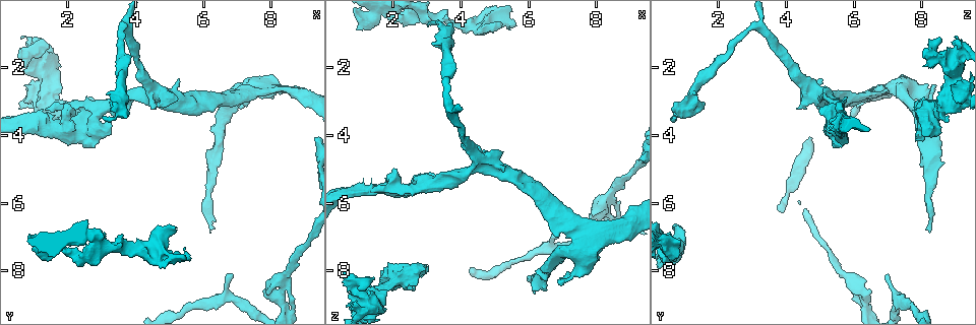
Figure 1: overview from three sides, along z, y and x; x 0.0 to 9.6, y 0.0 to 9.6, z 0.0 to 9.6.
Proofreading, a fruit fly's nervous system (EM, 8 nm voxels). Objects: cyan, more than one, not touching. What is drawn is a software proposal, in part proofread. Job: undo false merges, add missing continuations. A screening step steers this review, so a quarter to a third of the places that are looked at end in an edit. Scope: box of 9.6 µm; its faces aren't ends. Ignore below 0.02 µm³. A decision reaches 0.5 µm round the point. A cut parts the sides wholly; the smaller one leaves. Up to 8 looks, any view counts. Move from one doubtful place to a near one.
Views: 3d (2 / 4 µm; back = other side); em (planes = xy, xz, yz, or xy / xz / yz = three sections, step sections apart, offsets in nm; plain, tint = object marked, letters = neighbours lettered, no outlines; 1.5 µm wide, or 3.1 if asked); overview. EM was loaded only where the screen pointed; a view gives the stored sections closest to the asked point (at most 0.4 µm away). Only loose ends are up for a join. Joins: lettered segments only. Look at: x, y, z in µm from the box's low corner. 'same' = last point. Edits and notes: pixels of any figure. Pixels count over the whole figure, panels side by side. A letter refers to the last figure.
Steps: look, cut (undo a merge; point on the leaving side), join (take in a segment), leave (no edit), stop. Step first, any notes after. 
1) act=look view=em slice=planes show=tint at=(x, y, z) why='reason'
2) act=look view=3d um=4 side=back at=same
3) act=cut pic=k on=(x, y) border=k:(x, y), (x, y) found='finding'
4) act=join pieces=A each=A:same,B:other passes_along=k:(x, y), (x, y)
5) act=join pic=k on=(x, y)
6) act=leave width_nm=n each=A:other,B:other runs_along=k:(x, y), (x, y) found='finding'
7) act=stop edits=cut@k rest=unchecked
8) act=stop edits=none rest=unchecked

act=look view=em slice=planes show=letters at=(5.15, 3.00, 5.00) why='arms part here'

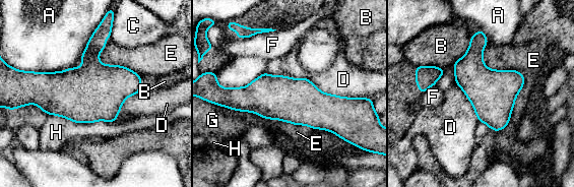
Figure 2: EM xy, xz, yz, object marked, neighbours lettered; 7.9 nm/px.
act=leave width_nm=360 each=A:other,B:other,C:other,D:other,E:other,F:other,G:other,H:other border=2:(265, 71), (360, 98) found='one neuron here'

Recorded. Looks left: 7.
act=look view=3d um=2 side=back at=(7.30, 3.05, 6.20) why='an open end'

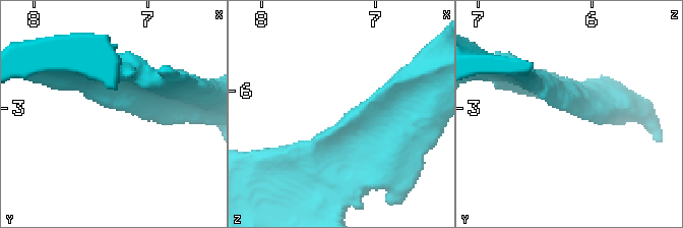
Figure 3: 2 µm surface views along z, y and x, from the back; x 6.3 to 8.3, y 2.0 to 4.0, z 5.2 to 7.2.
act=look view=em slice=planes show=tint at=(7.28, 3.02, 6.26)

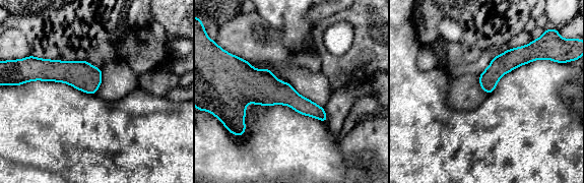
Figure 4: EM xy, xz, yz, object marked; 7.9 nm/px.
act=look view=em slice=planes show=letters at=same why='see the neighbours'

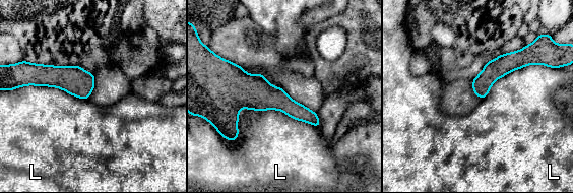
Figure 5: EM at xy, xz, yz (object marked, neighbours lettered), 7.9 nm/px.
act=leave each=L:other found='no lettered segment goes on from it'

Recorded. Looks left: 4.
act=look view=3d um=2 side=back at=(6.50, 4.20, 8.60) why='free end'

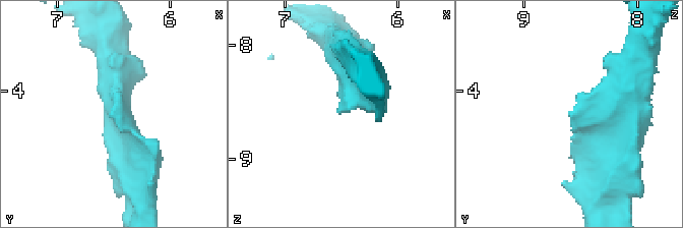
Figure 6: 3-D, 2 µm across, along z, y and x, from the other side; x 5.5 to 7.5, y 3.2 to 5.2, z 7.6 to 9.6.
act=look view=em slice=planes show=plain at=(6.52, 4.24, 8.56) why='need the tissue'

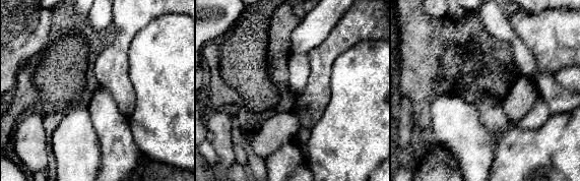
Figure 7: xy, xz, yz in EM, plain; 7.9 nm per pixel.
act=look view=em slice=planes show=letters at=same why='what lies round it'

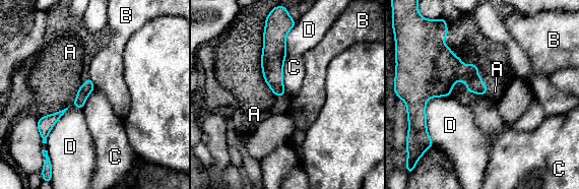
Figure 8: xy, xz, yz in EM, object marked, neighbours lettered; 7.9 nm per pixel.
act=join pieces=A each=A:same,B:other,C:other,D:other found='it goes on there'

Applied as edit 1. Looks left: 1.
act=stop edits=join@8 rest=unchecked

